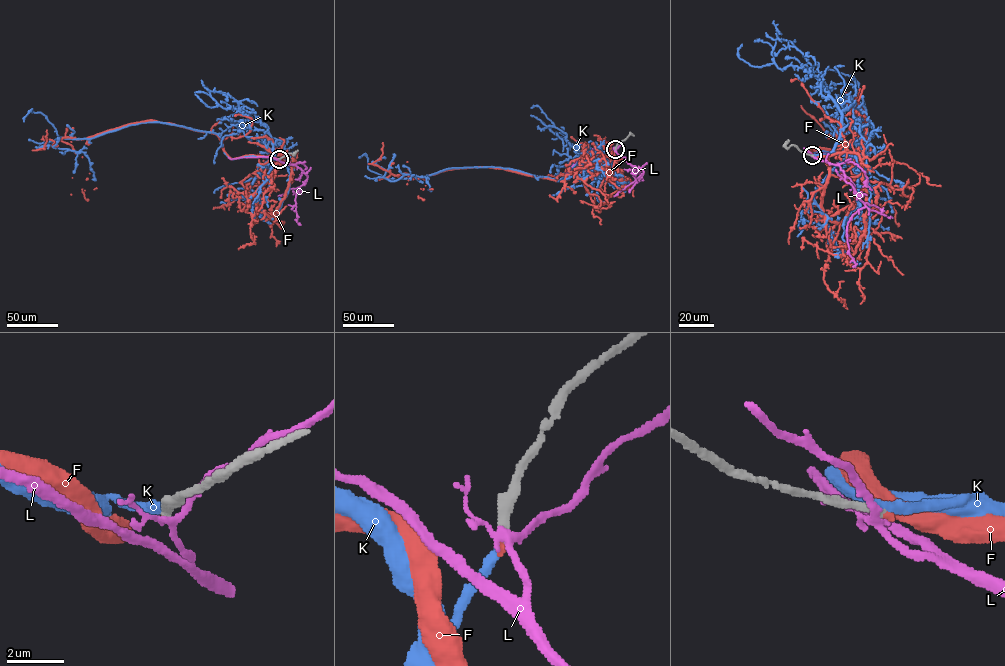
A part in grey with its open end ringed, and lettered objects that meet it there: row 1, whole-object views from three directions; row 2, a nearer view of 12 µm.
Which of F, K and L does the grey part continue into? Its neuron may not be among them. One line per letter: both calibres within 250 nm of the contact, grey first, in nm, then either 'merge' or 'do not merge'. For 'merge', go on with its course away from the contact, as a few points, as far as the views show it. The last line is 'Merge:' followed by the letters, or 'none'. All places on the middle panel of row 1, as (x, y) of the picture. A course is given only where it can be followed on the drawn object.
F: calibres 320 and 180 nm; merge; course (615, 149), (595, 148), (558, 180), (483, 167), (397, 175), (418, 178), (424, 199)
K: calibres 320 and 320 nm; do not merge
L: calibres 320 and 240 nm; do not merge
Merge: F

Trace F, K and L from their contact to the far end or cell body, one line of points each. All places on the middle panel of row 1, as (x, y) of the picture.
F: (615, 149), (595, 148), (558, 180), (483, 167), (397, 175), (418, 178), (424, 199)
K: (615, 149), (593, 148), (558, 181), (491, 167), (449, 168), (388, 180), (408, 174), (425, 177), (428, 189)
L: (615, 149), (628, 163), (643, 171), (636, 180), (631, 169), (633, 174), (637, 173)

